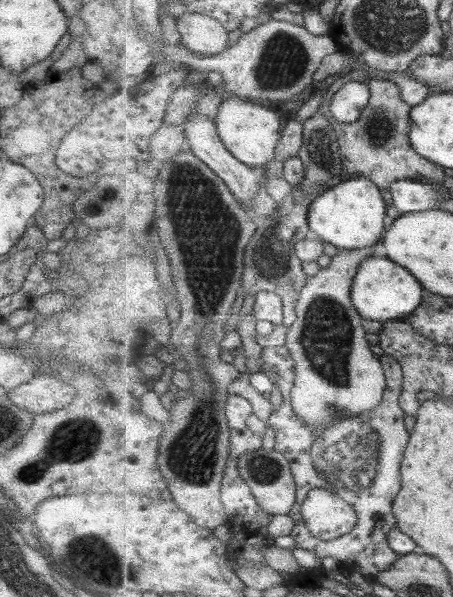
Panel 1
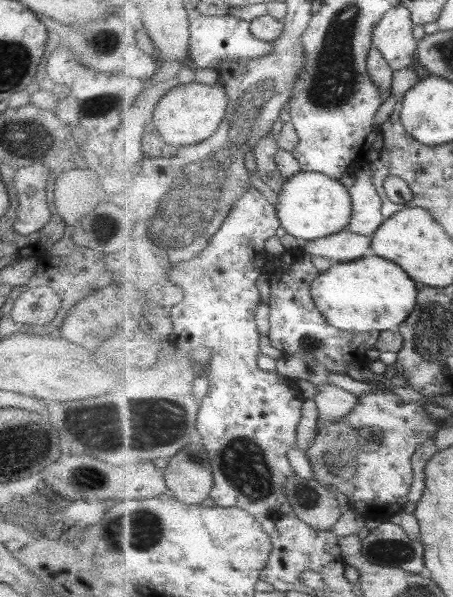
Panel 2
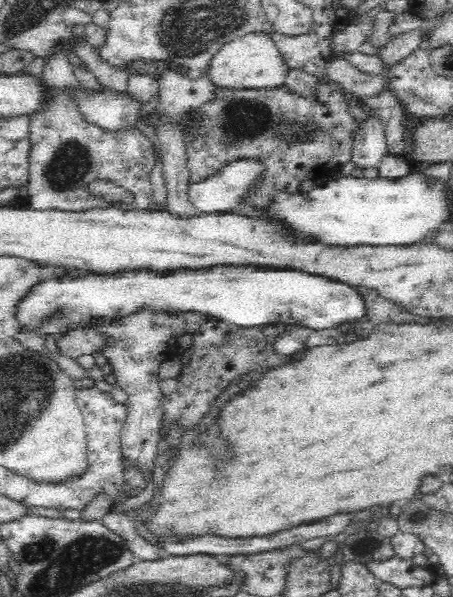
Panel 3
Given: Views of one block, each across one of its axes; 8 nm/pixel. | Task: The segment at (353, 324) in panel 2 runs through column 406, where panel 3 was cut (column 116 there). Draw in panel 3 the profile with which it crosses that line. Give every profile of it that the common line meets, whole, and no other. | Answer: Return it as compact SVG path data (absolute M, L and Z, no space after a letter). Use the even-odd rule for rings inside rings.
M254 265L210 266L204 270L176 268L172 272L154 270L120 270L112 274L80 272L82 276L52 276L37 282L19 299L13 310L19 332L31 332L36 336L62 336L72 330L94 329L96 324L114 323L142 310L156 312L194 312L210 319L242 328L270 326L270 324L298 324L312 330L338 327L342 323L357 321L366 316L364 302L356 291L343 282L334 282L324 276L308 276L298 270L272 269Z

